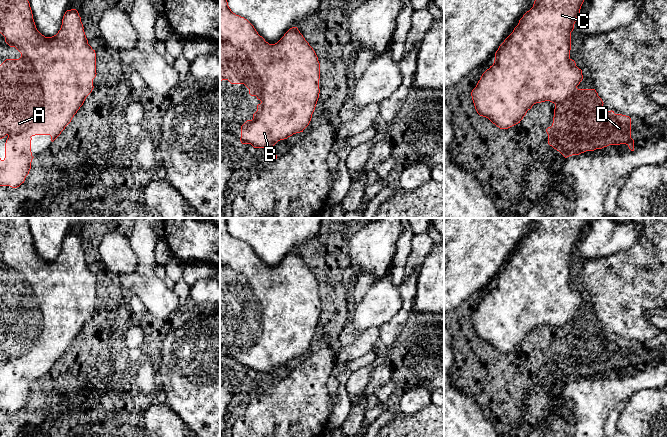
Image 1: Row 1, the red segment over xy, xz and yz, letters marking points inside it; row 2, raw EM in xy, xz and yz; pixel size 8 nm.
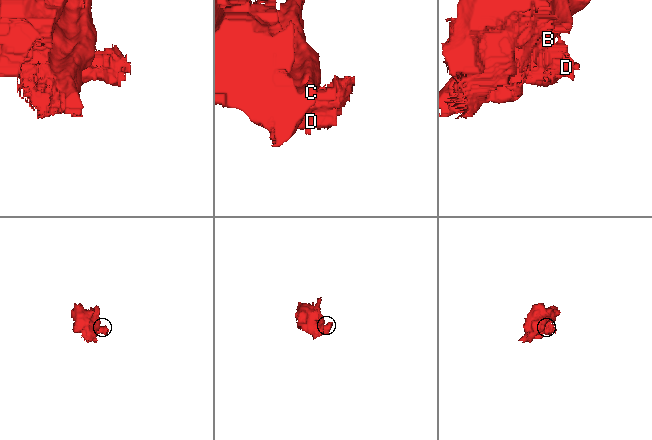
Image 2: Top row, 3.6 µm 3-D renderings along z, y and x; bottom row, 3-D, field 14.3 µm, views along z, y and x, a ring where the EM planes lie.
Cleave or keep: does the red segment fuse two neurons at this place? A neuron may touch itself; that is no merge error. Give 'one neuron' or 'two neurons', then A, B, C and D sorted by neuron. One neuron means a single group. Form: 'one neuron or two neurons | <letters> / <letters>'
one neuron | A B C D

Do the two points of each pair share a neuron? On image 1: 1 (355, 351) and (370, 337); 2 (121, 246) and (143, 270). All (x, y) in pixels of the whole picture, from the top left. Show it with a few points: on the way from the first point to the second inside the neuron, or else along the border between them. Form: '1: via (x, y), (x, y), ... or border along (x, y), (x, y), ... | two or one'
1: via (359, 347), (366, 340) | one
2: border along (128, 240), (136, 256), (134, 272) | two

